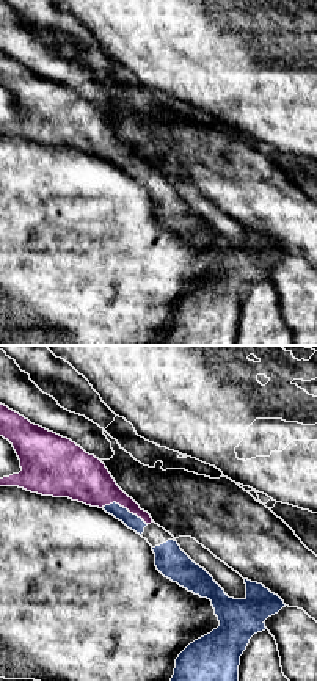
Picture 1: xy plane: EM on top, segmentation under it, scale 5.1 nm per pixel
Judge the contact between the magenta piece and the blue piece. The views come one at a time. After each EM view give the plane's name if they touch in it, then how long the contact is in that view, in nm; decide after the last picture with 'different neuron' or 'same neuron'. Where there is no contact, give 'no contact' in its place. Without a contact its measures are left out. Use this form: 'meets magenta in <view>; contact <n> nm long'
meets magenta in xy; contact 240 nm long

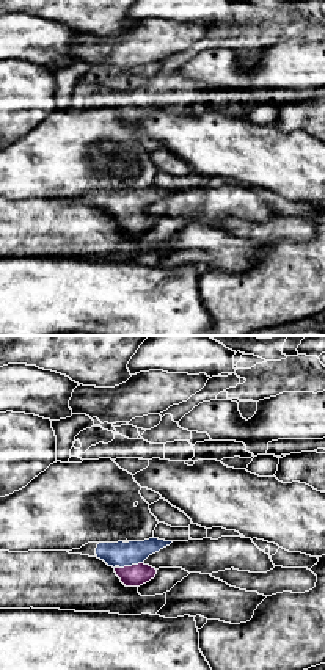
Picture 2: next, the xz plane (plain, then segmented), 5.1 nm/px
meets magenta in xz; contact 130 nm long

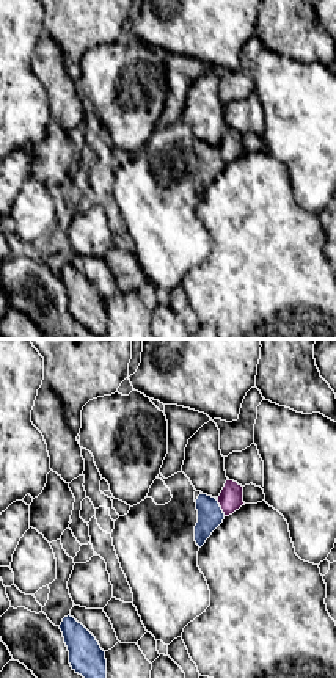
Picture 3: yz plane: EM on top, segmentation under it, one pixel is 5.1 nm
meets magenta in yz; contact 90 nm long

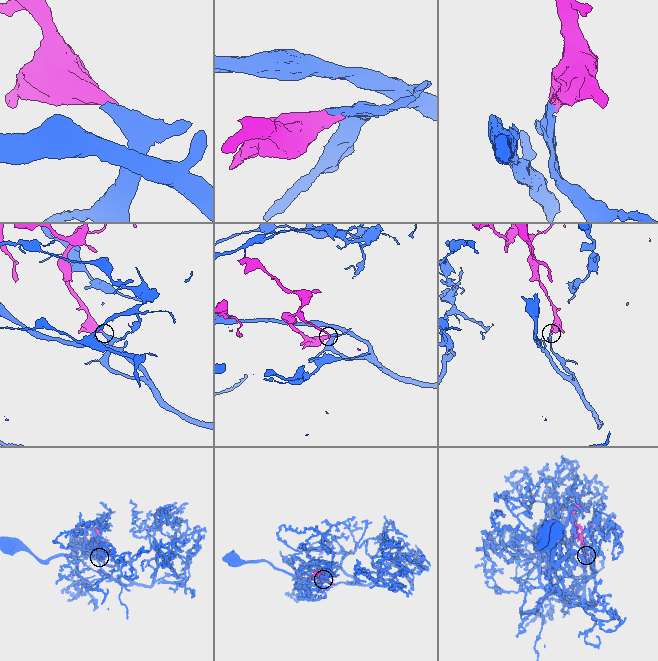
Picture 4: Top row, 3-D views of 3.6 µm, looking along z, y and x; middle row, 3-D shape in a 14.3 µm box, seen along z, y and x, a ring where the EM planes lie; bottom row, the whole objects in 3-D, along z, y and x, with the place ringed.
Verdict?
same neuron

